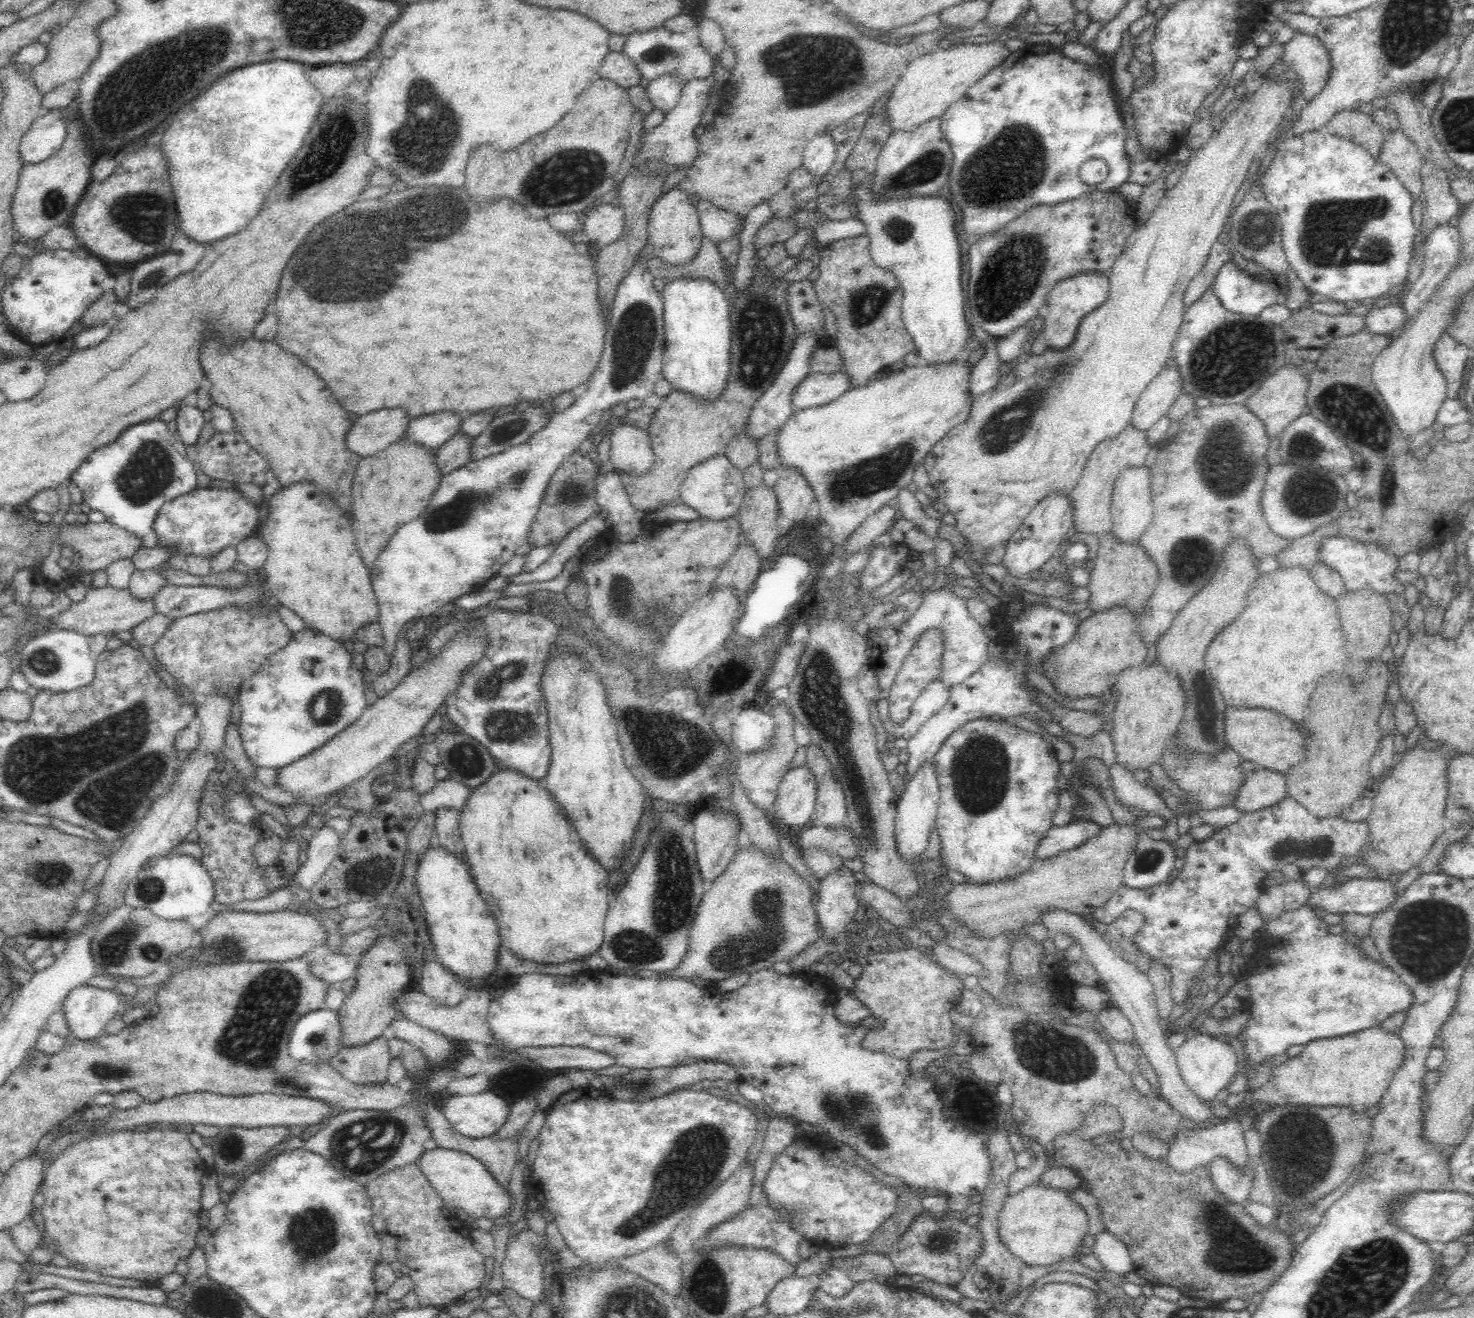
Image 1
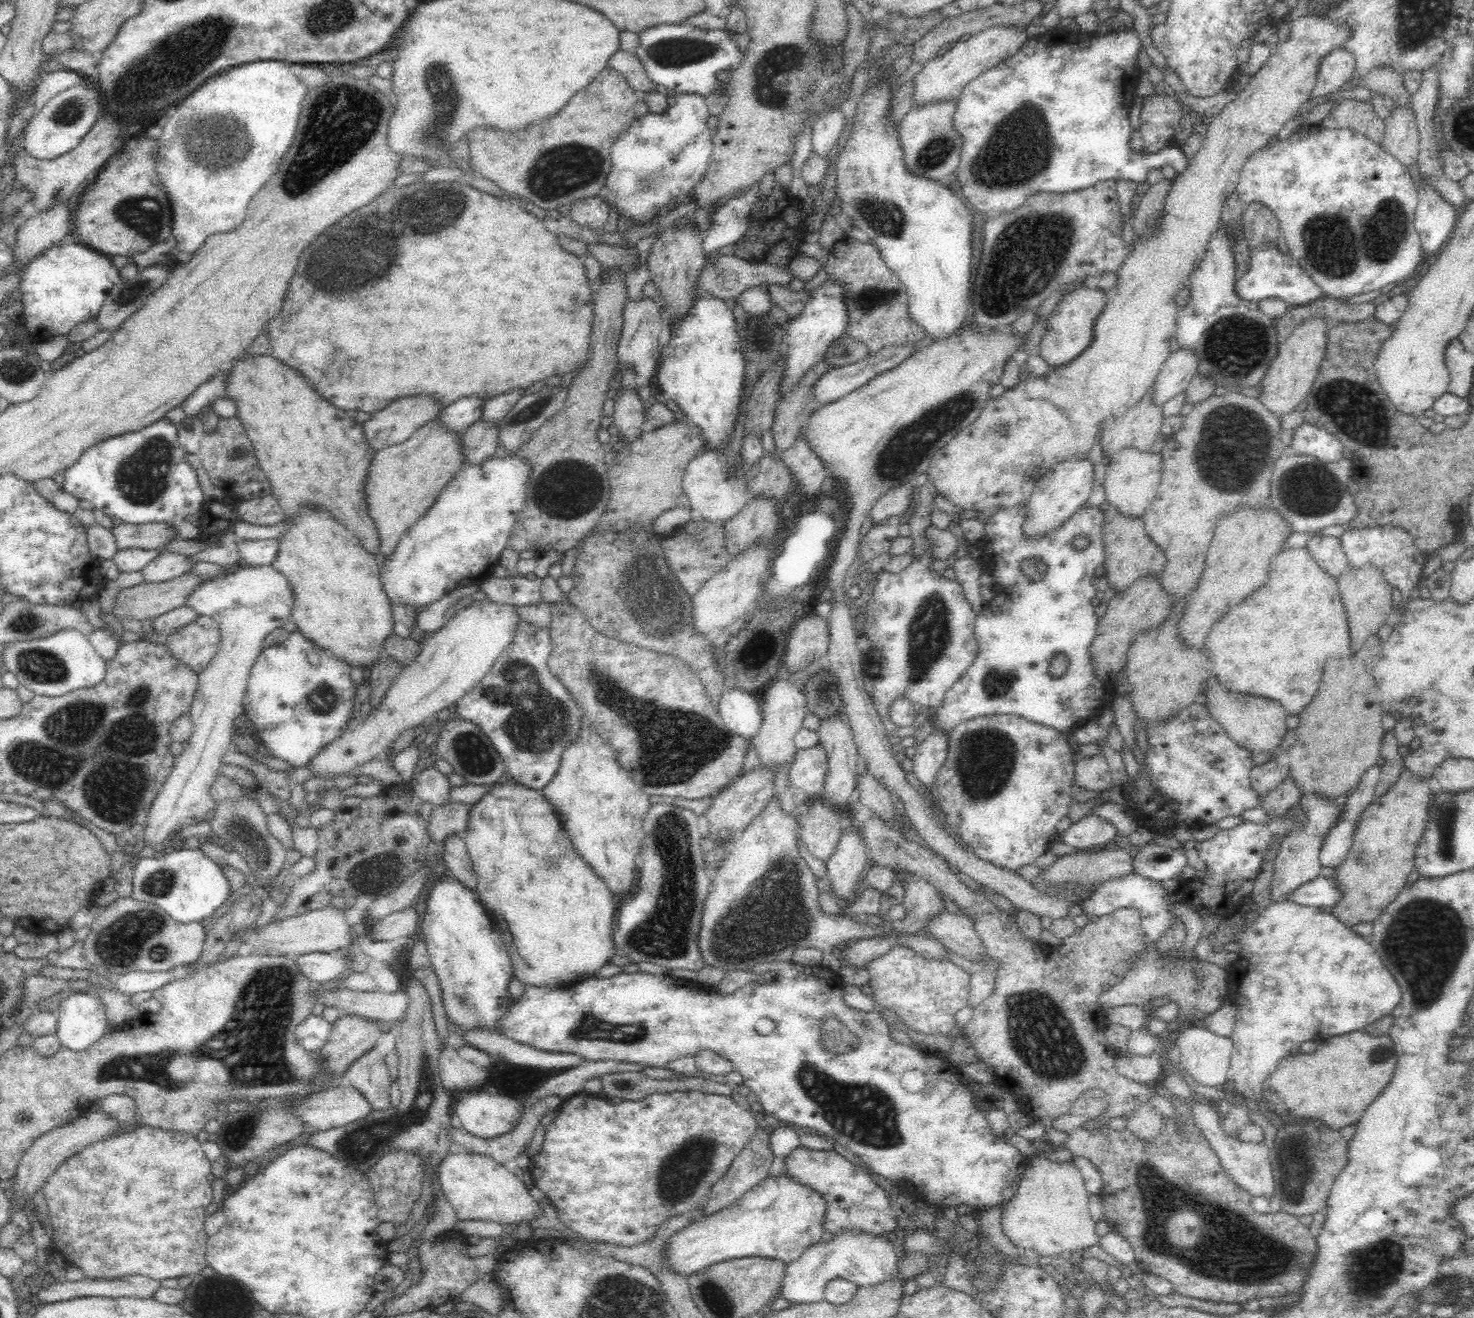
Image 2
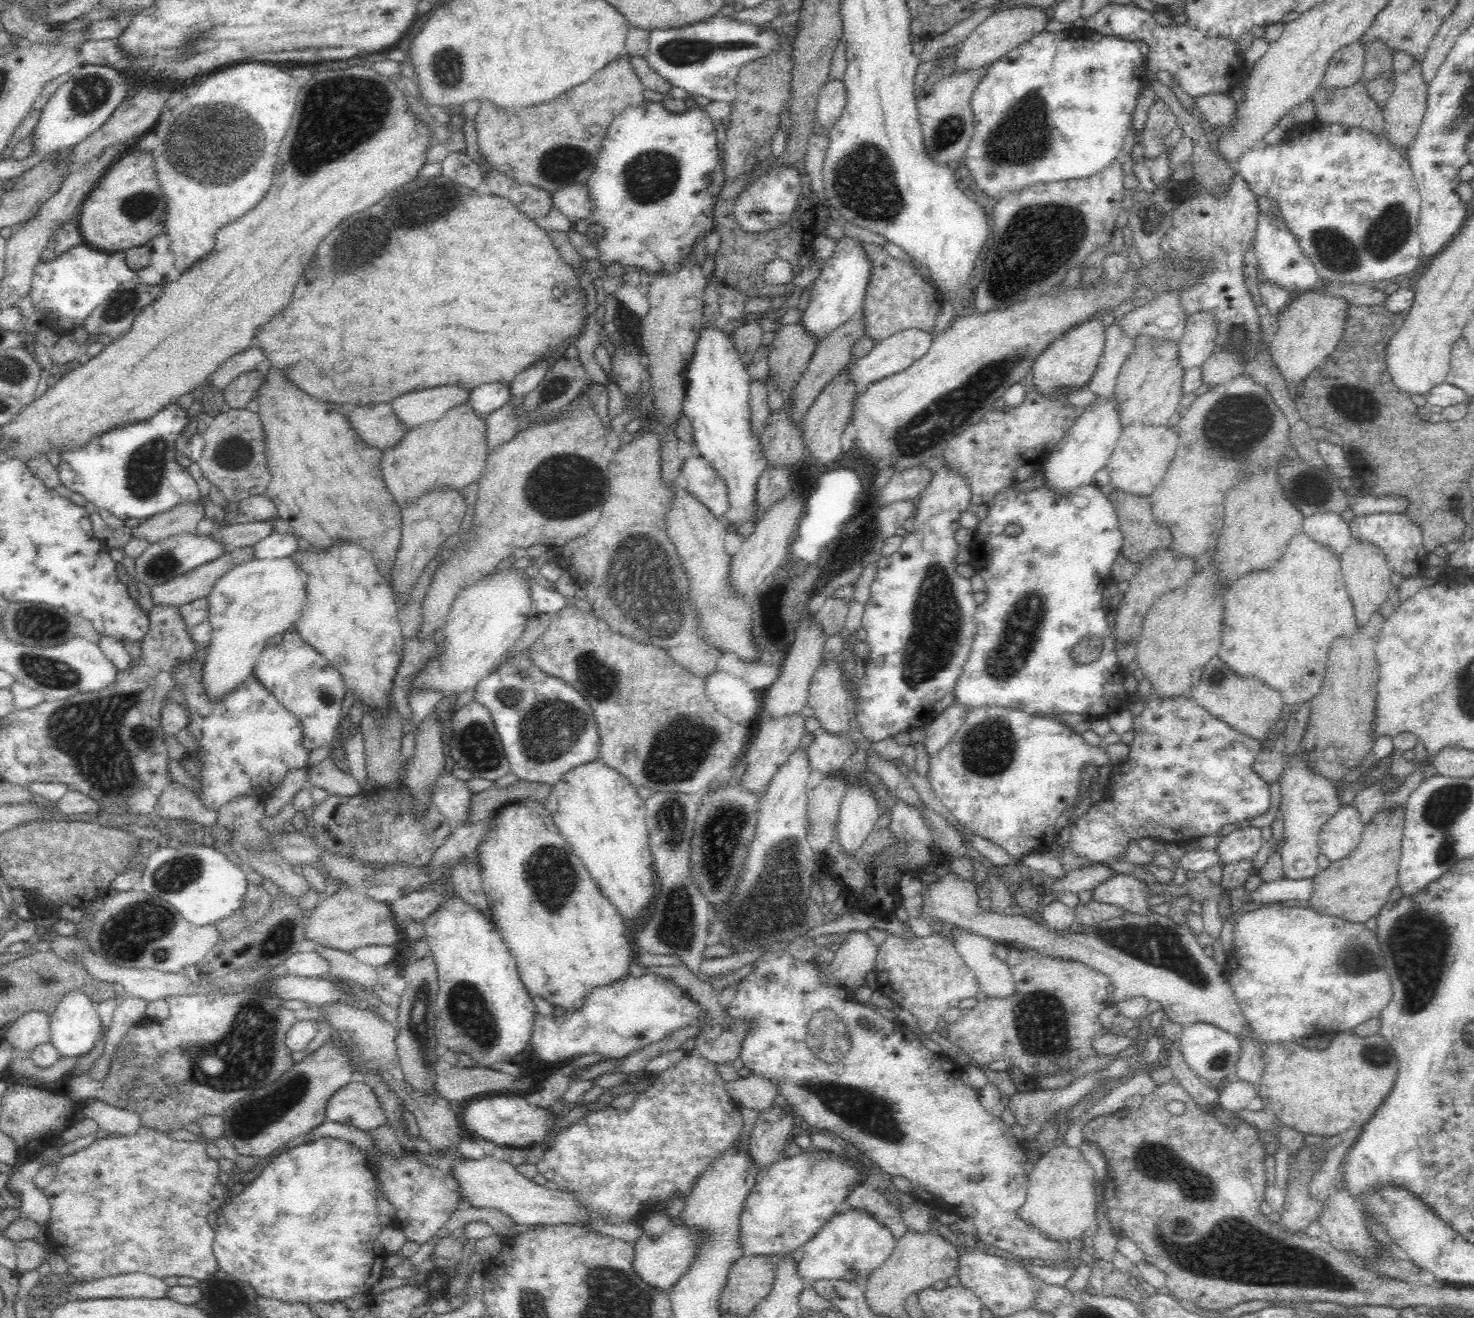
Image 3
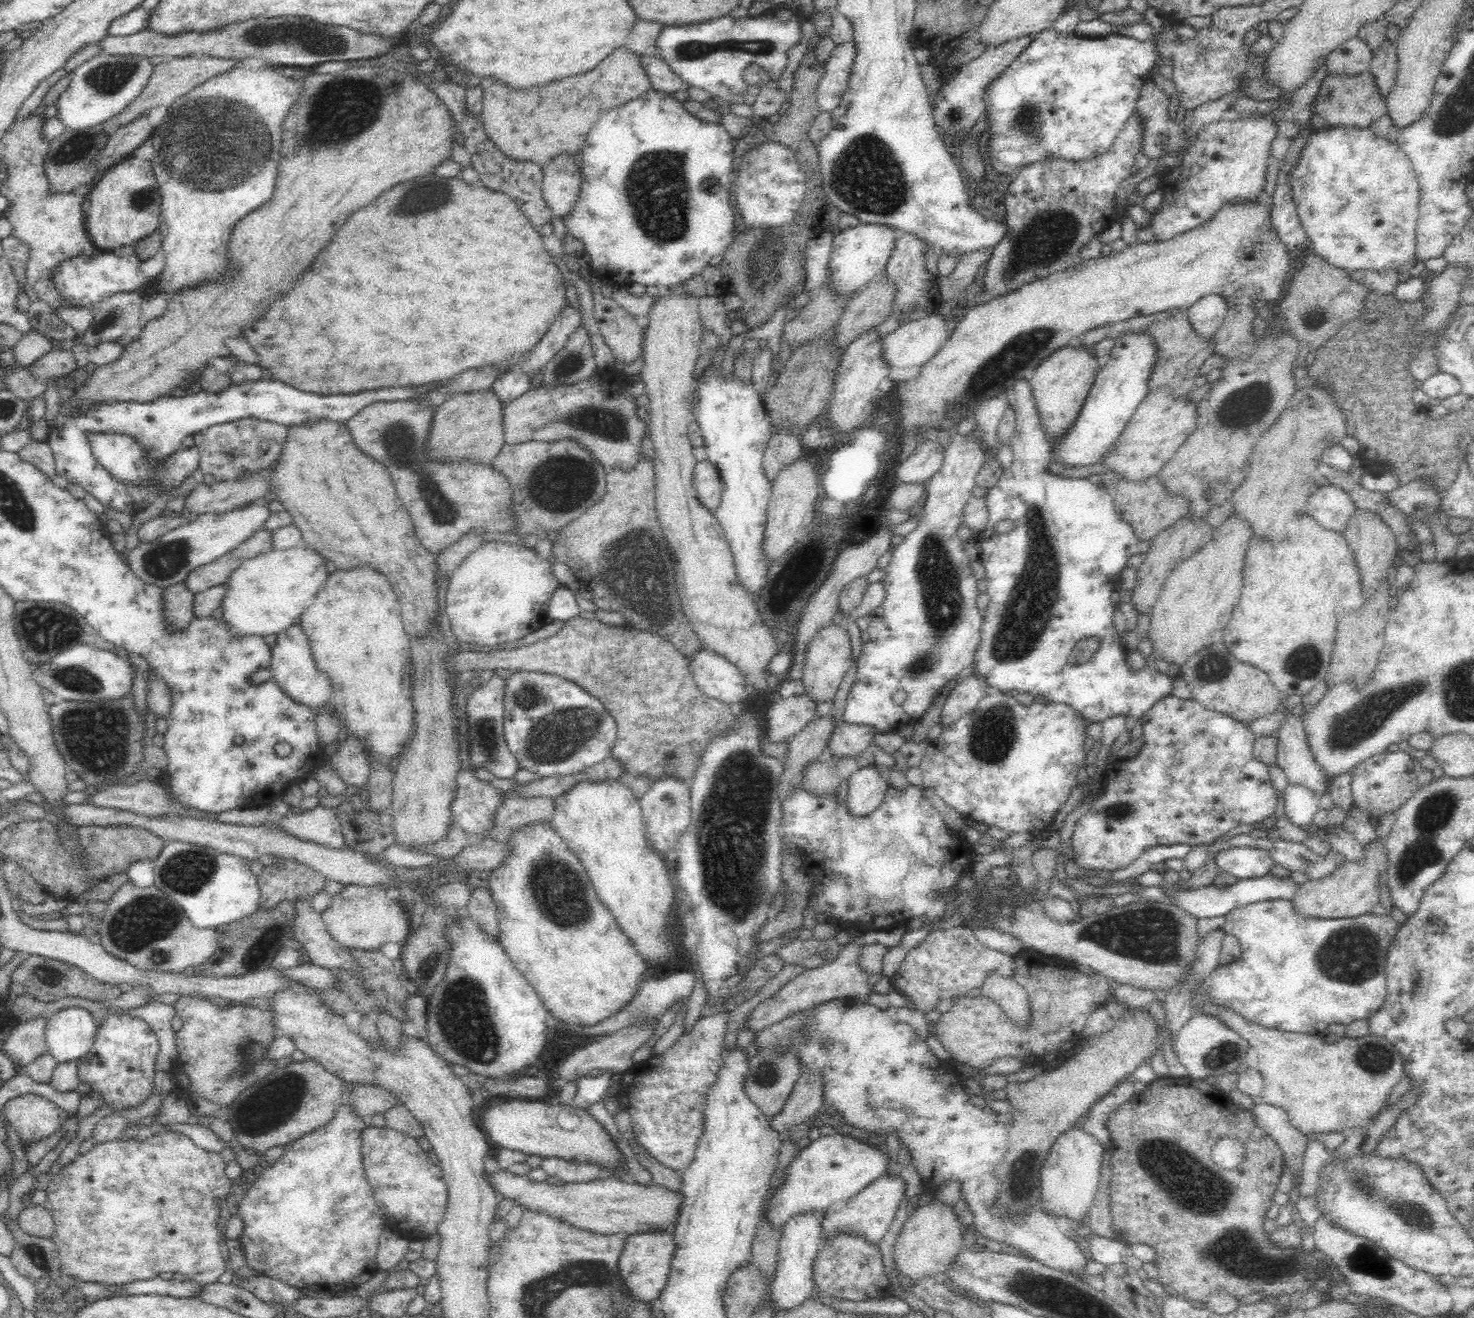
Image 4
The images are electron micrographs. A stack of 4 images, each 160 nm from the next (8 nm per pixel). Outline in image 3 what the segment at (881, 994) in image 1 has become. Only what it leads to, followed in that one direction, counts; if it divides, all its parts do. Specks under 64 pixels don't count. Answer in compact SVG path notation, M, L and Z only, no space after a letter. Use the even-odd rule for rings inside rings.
M934 932L914 940L888 935L877 949L873 971L879 991L895 1002L896 1007L911 1012L919 1029L928 1034L938 1030L938 1022L948 1009L957 1008L964 998L974 998L980 991L976 975L958 954L953 939L946 932Z

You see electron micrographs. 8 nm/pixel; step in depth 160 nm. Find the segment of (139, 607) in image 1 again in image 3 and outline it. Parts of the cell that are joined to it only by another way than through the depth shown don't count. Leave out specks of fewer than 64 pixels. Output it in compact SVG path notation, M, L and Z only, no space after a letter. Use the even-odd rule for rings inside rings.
M253 546L228 549L218 558L193 568L165 583L150 587L151 604L182 606L192 600L207 596L214 583L232 567L253 558Z

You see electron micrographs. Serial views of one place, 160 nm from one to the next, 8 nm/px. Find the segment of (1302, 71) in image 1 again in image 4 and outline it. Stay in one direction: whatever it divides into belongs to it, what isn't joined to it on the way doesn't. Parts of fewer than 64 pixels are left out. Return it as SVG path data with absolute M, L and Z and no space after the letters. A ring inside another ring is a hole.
M1358 36L1338 44L1330 53L1326 61L1326 74L1342 76L1354 76L1369 70L1374 54Z

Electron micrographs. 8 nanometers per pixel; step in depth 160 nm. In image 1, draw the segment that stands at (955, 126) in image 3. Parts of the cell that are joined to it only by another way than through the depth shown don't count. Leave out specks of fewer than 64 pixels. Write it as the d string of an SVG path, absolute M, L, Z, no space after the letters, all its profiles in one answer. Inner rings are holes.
M941 117L918 124L912 132L896 130L884 143L871 171L871 191L877 200L908 198L908 196L936 196L949 182L953 163L950 143L944 138Z

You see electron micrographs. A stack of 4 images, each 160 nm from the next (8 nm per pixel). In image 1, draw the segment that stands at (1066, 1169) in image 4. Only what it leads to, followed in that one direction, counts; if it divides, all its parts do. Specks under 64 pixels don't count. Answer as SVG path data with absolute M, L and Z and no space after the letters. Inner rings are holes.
M1036 1182L1024 1187L1014 1195L1009 1195L1004 1201L1004 1206L998 1214L998 1233L1008 1251L1021 1263L1026 1263L1028 1266L1048 1267L1056 1266L1058 1262L1065 1259L1071 1260L1077 1257L1083 1248L1084 1237L1089 1234L1089 1220L1086 1211L1080 1207L1080 1204L1070 1199L1069 1194L1072 1191L1072 1188L1058 1190Z

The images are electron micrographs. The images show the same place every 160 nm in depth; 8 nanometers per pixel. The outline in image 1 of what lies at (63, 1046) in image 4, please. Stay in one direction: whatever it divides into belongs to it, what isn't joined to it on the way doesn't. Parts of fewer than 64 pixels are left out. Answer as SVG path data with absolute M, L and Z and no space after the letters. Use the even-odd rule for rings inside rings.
M82 985L63 1002L70 1035L87 1041L104 1034L109 1021L120 1012L120 995L113 989Z

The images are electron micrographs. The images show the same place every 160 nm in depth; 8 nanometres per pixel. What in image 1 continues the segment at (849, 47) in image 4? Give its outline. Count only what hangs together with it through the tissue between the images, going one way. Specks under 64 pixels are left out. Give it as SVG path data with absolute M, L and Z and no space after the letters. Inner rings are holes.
M830 132L814 136L810 142L807 142L803 152L802 164L806 170L811 172L814 177L825 175L836 158L836 147L834 147L834 139Z

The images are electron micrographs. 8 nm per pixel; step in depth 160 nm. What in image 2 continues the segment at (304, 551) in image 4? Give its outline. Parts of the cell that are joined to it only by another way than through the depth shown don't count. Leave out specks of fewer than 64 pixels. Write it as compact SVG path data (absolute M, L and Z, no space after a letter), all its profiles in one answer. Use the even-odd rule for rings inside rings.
M240 564L219 579L204 581L186 597L186 606L193 608L200 615L212 617L218 623L220 644L212 662L198 674L196 692L188 712L193 724L191 738L184 745L182 754L175 757L172 771L148 812L146 827L141 835L144 836L145 844L149 844L150 847L154 848L157 844L162 844L166 838L171 838L178 828L202 823L207 818L207 814L213 812L215 801L210 795L210 790L220 775L224 754L227 754L232 747L231 737L234 734L232 724L243 710L243 696L247 689L251 668L264 650L264 638L272 630L283 627L290 620L292 603L293 592L288 579L269 564L264 566Z

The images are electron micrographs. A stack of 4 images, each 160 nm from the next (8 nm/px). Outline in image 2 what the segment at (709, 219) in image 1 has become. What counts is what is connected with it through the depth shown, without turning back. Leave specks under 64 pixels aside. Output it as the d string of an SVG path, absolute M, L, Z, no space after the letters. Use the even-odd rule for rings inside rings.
M757 180L748 192L732 197L714 211L712 224L703 234L702 250L705 255L734 244L744 236L748 230L748 216L759 196L759 182Z

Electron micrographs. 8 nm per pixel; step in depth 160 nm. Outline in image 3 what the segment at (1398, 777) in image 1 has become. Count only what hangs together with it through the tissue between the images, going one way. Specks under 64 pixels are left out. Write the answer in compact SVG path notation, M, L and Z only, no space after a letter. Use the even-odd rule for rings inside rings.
M1405 806L1394 810L1379 810L1374 818L1364 825L1361 839L1348 856L1331 862L1326 870L1313 878L1314 891L1308 904L1318 914L1330 915L1348 922L1364 923L1376 917L1389 901L1390 892L1398 887L1398 870L1401 858L1402 830L1406 821Z

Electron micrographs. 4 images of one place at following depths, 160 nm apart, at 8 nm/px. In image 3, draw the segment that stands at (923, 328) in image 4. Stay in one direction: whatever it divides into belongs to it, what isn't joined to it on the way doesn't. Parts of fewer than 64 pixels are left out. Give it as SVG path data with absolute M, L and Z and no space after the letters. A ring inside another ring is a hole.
M907 329L892 337L877 342L866 356L853 360L847 365L847 376L856 387L866 388L873 382L908 368L915 360L922 358L932 344L934 335L917 329Z

